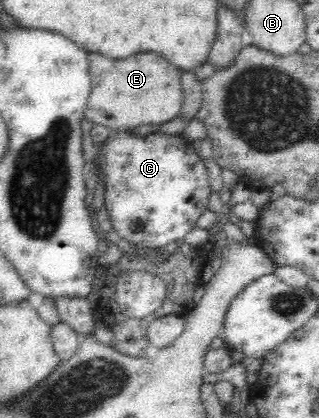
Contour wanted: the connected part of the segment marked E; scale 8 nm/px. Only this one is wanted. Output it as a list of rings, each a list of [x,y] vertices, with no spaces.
[[[89,53],[89,75],[92,83],[85,117],[113,131],[133,130],[141,125],[165,124],[178,117],[184,102],[181,69],[157,53],[137,53],[129,59],[109,59]]]

